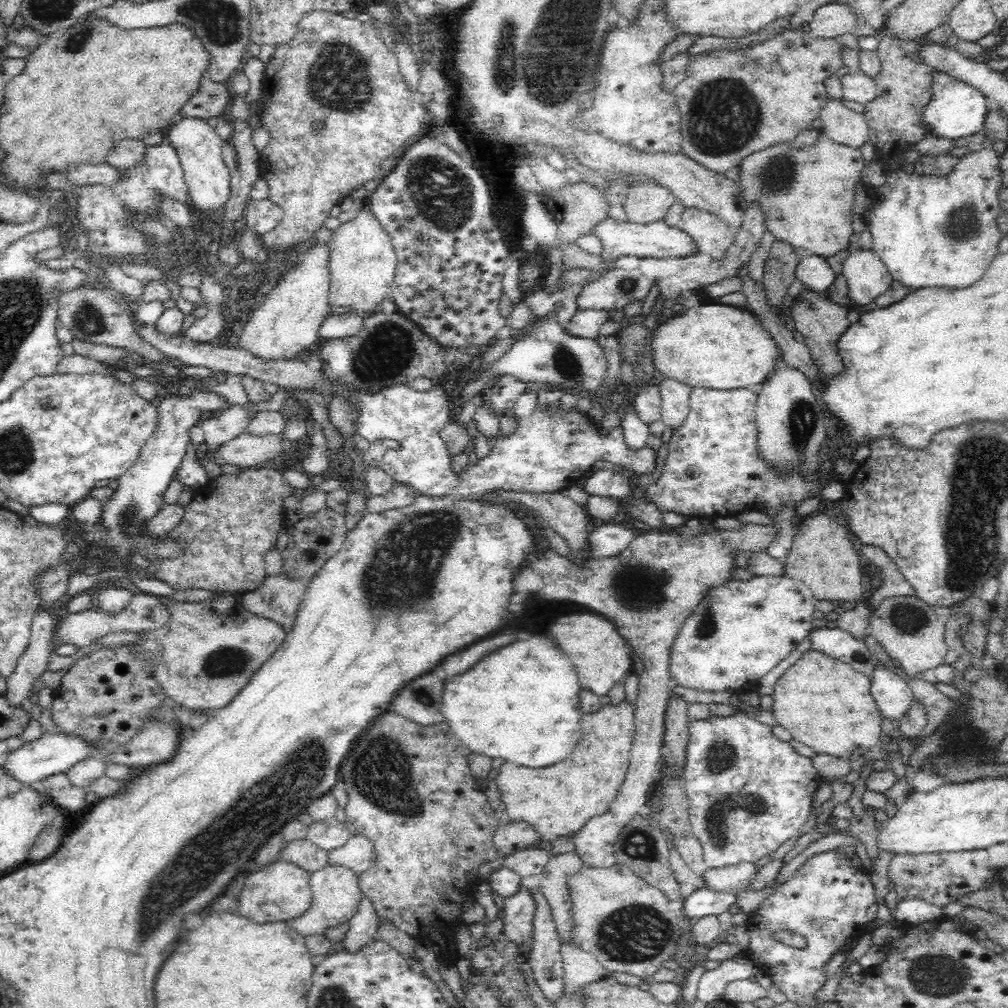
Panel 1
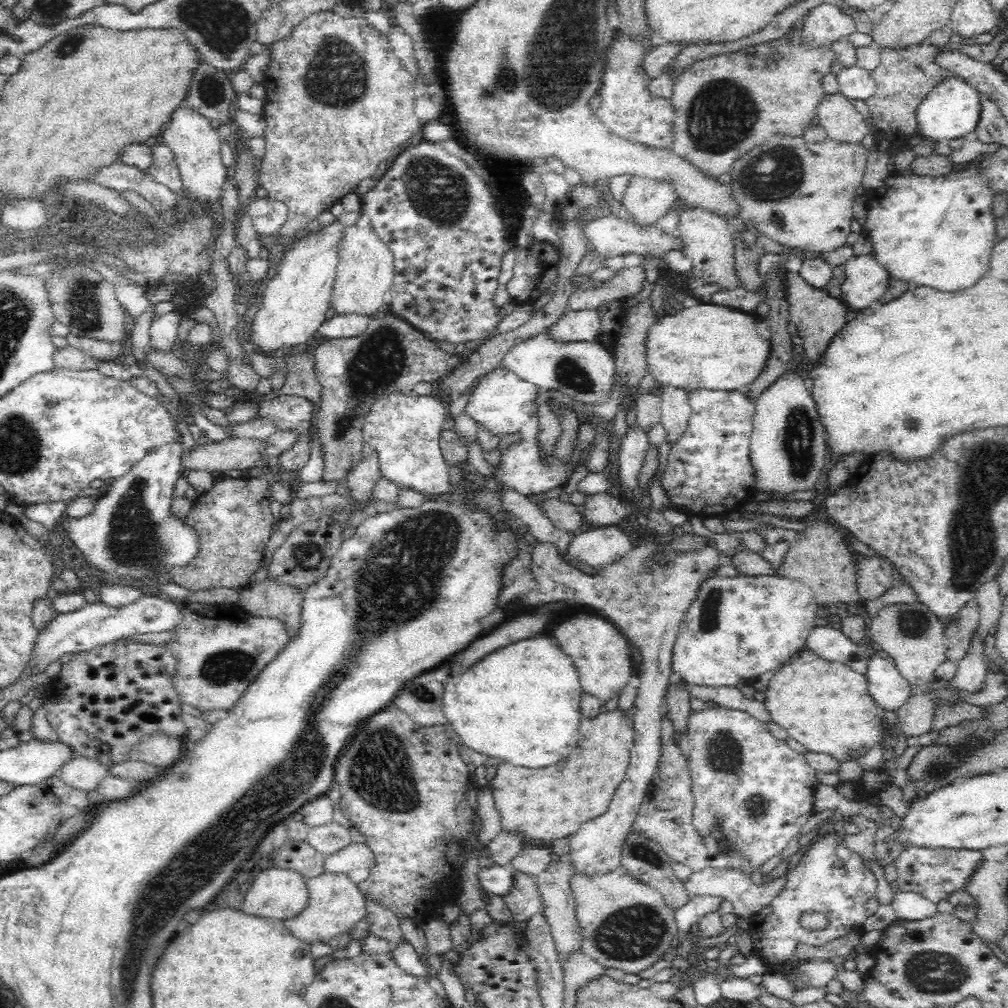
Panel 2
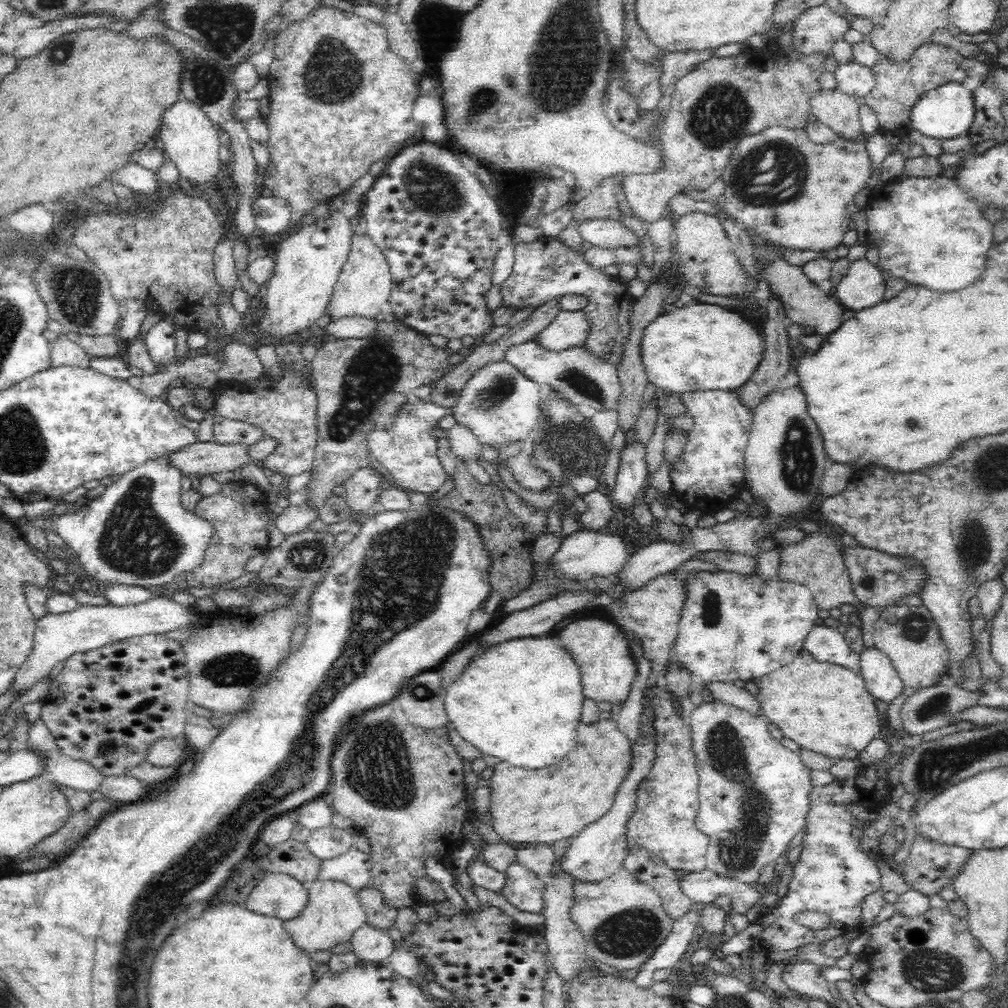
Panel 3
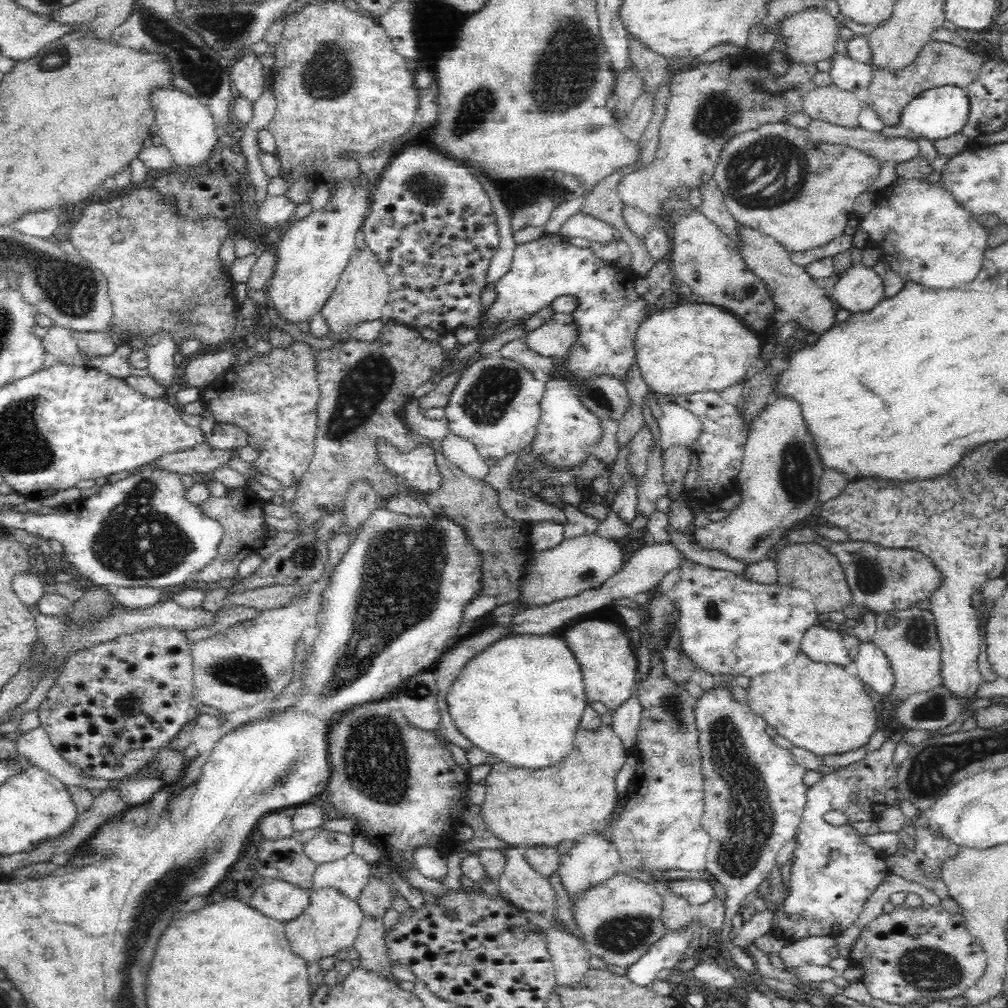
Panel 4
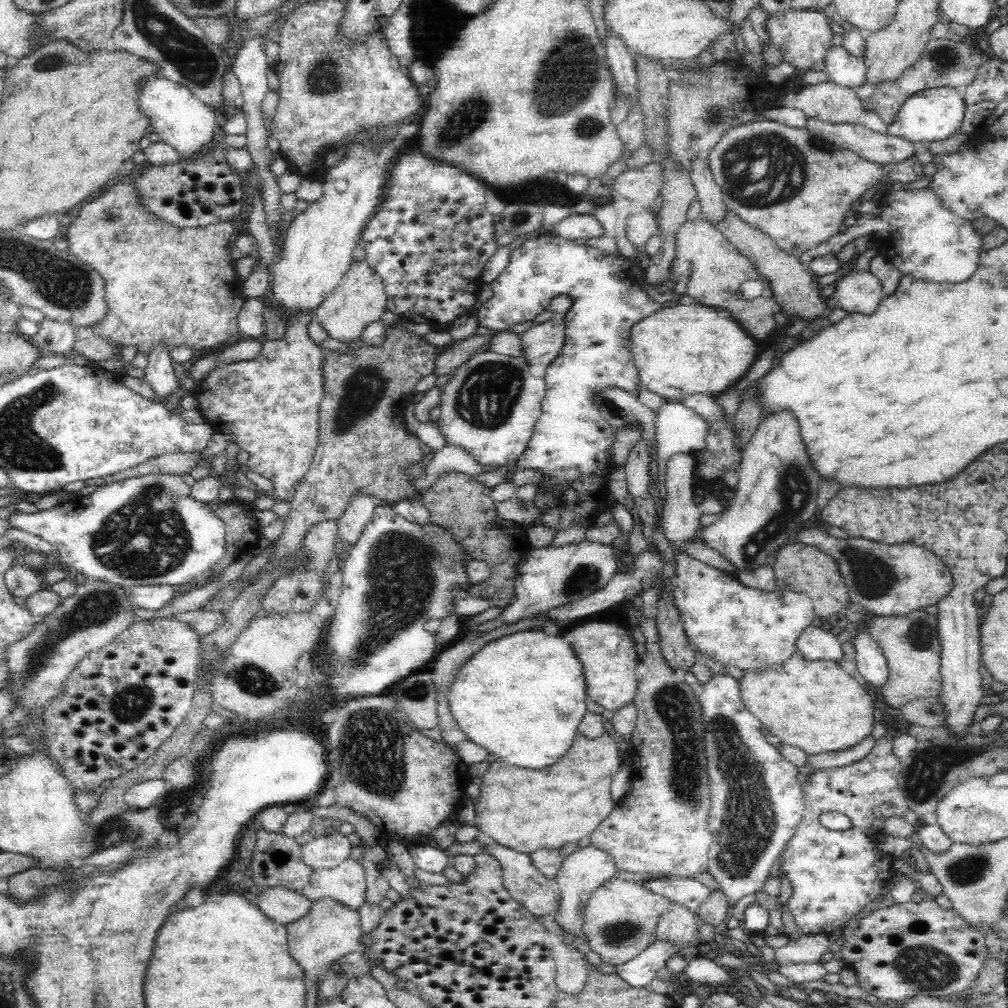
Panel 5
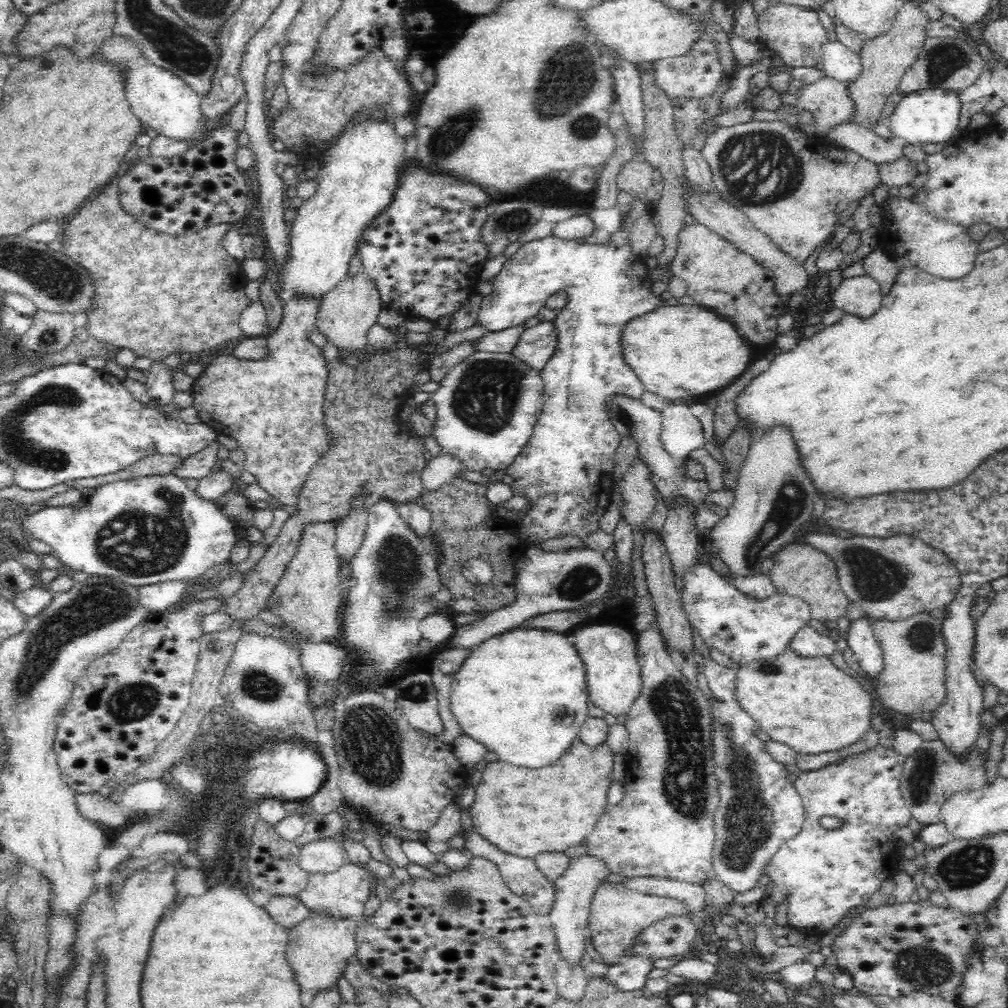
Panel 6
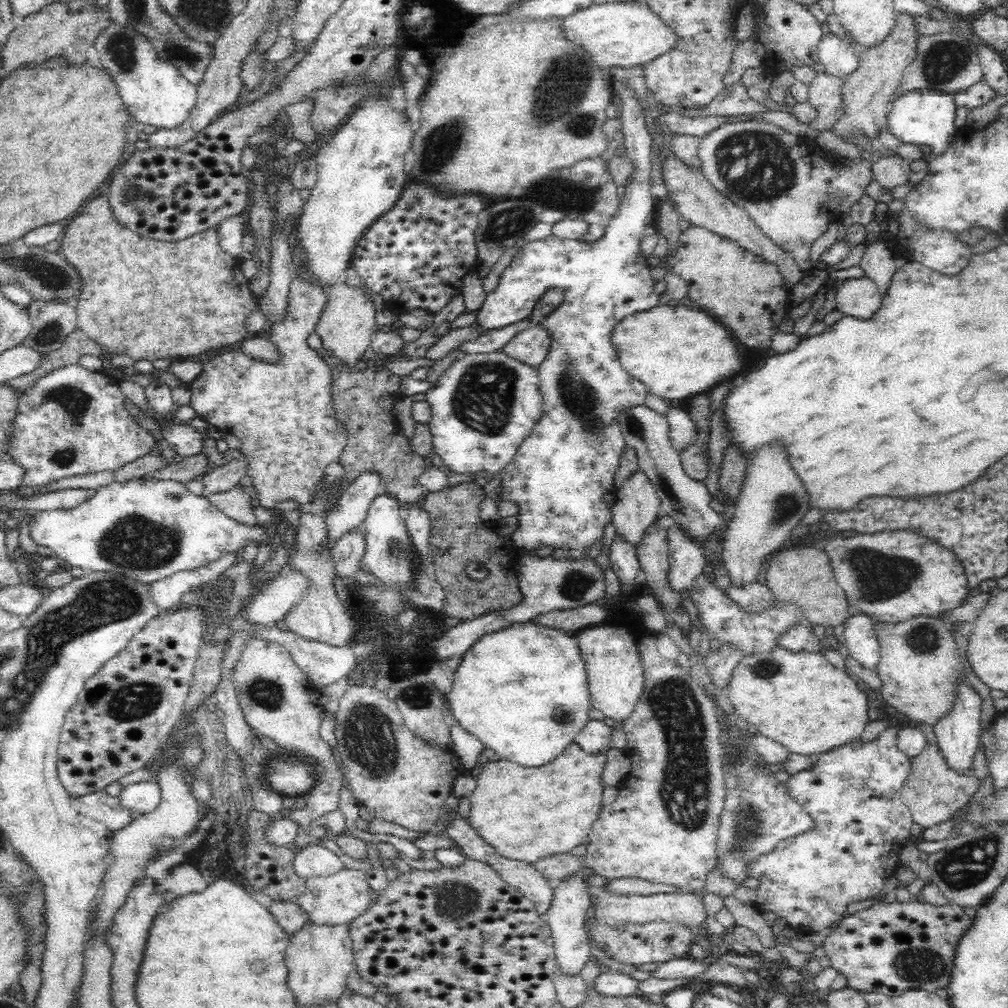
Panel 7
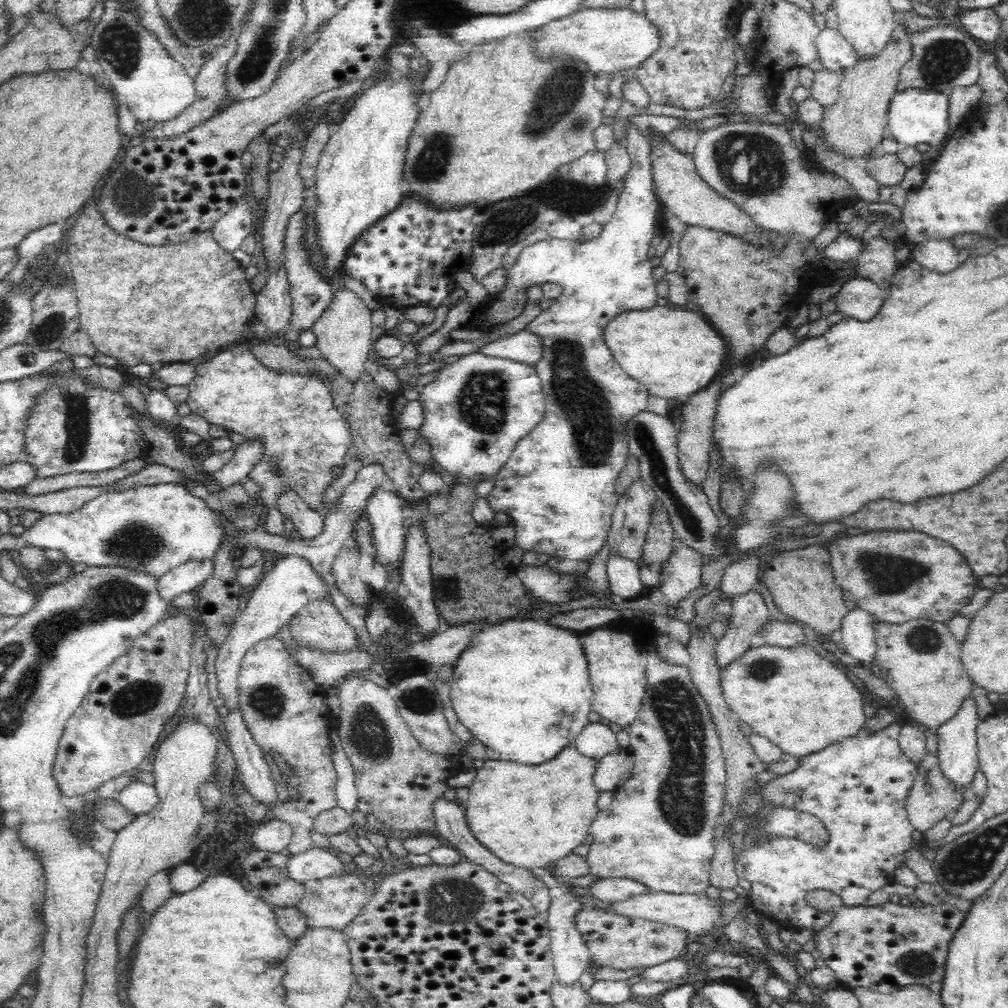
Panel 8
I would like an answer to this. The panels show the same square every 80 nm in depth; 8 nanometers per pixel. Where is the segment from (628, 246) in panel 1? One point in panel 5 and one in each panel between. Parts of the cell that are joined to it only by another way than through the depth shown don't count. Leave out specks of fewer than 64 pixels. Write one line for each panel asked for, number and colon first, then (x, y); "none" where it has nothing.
2: (611, 236)
3: (605, 233)
4: (578, 226)
5: (577, 226)

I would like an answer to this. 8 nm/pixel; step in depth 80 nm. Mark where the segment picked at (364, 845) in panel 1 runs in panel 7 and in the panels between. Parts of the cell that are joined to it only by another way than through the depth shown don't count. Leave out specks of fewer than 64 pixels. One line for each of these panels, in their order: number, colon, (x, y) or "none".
2: (356, 860)
3: (354, 867)
4: (350, 874)
5: (346, 882)
6: (344, 892)
7: (345, 895)

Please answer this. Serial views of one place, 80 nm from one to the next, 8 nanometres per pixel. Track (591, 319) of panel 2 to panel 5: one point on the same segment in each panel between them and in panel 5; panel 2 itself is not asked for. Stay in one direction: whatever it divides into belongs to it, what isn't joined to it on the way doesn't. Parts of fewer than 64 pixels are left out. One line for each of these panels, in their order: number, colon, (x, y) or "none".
3: (569, 329)
4: (559, 334)
5: (542, 342)

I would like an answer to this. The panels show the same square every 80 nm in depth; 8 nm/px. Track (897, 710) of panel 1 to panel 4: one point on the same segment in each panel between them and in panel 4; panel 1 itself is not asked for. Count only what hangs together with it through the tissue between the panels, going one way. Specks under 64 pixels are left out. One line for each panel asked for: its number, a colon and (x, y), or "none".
2: (889, 690)
3: (882, 681)
4: (874, 668)

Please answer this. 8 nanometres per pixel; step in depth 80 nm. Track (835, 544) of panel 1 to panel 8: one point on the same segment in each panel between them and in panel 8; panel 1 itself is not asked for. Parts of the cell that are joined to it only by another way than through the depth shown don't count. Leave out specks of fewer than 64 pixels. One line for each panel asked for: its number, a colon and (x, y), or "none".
2: (819, 555)
3: (817, 561)
4: (810, 565)
5: (801, 567)
6: (799, 569)
7: (803, 575)
8: (801, 582)

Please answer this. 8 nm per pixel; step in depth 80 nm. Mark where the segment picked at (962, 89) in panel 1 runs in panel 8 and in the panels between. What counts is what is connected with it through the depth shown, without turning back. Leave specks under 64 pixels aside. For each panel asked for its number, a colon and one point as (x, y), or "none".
2: (952, 108)
3: (946, 112)
4: (938, 113)
5: (934, 114)
6: (931, 116)
7: (924, 117)
8: (916, 116)

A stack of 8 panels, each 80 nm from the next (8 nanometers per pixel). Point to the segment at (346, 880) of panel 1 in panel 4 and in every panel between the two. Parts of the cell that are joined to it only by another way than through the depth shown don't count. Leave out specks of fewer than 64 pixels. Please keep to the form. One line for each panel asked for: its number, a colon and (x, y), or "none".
2: (335, 903)
3: (333, 913)
4: (331, 921)

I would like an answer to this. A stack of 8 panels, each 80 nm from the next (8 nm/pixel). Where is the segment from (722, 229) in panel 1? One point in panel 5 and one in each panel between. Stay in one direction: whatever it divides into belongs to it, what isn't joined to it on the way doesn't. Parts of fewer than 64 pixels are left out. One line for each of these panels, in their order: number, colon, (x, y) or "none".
2: (709, 241)
3: (706, 259)
4: (702, 257)
5: (712, 269)

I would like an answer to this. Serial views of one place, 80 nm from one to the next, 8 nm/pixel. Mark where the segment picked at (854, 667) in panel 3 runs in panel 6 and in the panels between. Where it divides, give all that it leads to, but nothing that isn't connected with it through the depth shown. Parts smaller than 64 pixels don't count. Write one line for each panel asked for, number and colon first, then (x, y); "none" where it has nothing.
4: (823, 645)
5: (816, 644)
6: (808, 642)

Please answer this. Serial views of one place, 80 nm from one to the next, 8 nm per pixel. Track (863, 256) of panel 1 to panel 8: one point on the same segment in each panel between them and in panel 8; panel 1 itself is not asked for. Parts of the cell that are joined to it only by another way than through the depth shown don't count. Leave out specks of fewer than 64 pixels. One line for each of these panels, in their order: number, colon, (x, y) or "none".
2: (866, 281)
3: (863, 287)
4: (860, 288)
5: (860, 291)
6: (860, 295)
7: (858, 297)
8: (859, 298)

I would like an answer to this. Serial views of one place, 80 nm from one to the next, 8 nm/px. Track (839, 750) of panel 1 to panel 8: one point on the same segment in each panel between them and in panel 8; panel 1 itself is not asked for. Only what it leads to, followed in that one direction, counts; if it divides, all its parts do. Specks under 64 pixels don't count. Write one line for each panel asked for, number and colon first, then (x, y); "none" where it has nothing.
2: (826, 706)
3: (824, 707)
4: (819, 707)
5: (815, 706)
6: (808, 704)
7: (800, 700)
8: (792, 696)

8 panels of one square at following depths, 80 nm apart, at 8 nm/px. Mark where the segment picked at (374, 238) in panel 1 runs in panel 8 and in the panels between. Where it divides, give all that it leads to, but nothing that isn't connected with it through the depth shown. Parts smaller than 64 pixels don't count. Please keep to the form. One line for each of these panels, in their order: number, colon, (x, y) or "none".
2: (364, 273)
3: (364, 283)
4: (362, 291)
5: (360, 298)
6: (345, 314)
7: (347, 321)
8: (343, 333)

